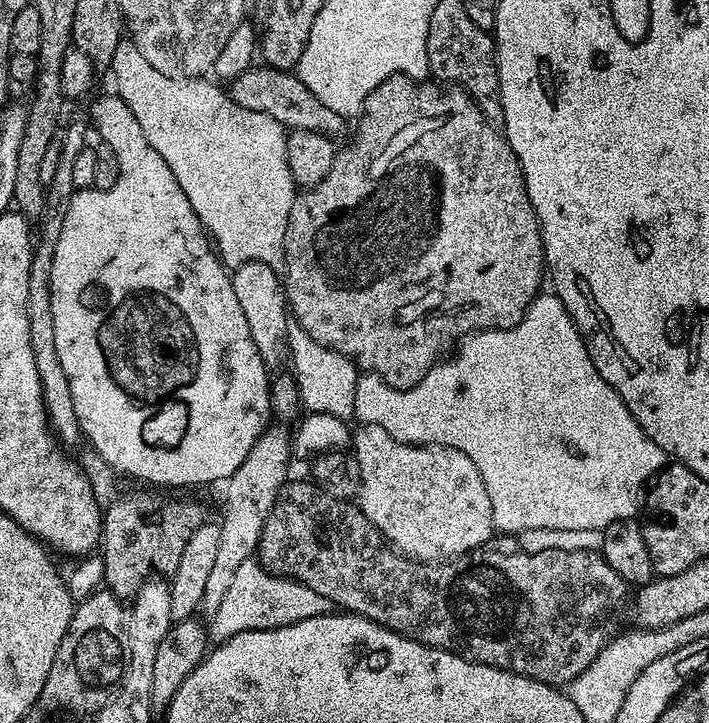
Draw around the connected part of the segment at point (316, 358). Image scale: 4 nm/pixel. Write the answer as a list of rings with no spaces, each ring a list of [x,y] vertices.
[[[295,322],[289,323],[287,334],[287,351],[290,353],[290,364],[292,360],[291,375],[294,377],[300,395],[300,407],[305,413],[317,416],[318,414],[330,414],[334,418],[345,422],[351,421],[355,417],[354,410],[354,390],[358,379],[358,369],[348,356],[340,356],[334,350],[322,346],[322,342],[314,342],[306,330]]]

